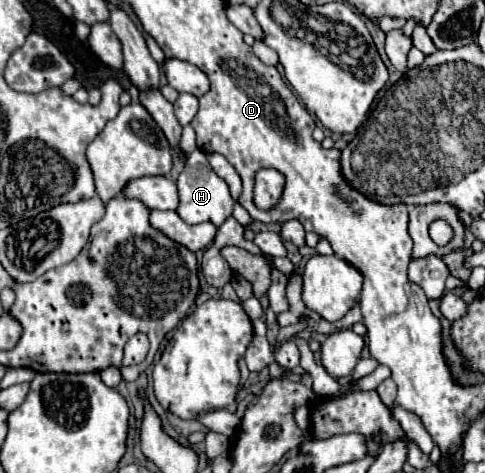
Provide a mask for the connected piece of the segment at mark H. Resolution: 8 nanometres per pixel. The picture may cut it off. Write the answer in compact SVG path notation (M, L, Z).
M194 150L186 158L186 166L182 174L178 176L178 208L176 214L186 222L186 224L200 224L200 222L212 222L214 226L220 226L230 214L232 214L232 196L228 190L228 184L216 176L212 166L206 160L206 154L202 150Z

